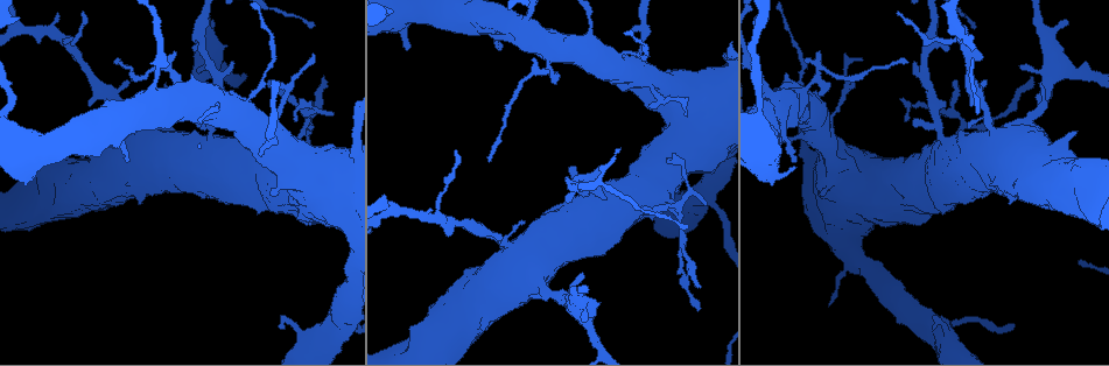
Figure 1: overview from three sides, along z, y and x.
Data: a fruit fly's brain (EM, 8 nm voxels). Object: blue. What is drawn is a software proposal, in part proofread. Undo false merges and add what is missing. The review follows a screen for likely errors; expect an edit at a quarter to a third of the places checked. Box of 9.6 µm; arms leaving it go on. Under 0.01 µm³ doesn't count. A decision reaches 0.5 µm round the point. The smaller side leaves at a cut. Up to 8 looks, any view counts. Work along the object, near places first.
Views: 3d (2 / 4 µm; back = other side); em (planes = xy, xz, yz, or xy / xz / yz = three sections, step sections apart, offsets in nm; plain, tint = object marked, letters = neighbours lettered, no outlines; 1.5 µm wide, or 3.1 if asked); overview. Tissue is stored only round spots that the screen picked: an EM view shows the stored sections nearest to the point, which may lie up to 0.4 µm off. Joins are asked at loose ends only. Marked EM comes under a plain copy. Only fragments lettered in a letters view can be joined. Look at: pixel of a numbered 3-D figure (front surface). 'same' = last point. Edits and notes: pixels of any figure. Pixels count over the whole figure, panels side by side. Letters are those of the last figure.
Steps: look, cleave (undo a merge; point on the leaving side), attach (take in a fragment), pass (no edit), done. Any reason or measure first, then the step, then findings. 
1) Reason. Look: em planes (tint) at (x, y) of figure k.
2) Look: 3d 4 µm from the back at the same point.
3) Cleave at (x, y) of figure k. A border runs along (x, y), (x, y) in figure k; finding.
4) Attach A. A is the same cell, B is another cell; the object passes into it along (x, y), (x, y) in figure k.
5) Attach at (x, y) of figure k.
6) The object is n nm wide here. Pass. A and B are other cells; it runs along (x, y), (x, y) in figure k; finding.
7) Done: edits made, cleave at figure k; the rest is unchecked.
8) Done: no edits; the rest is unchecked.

Look: em yz step 4 (letters) at (1020, 64) of figure 1.

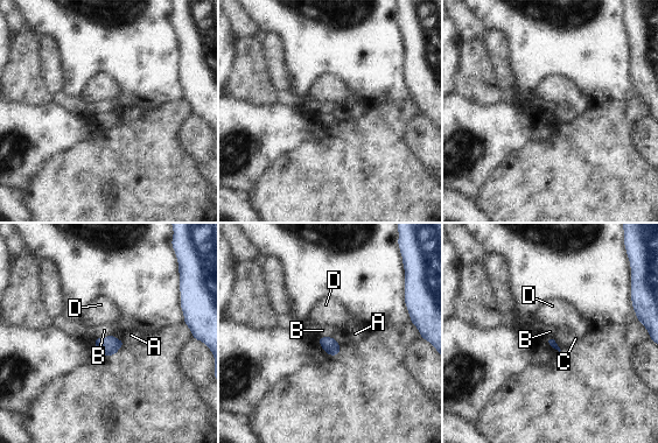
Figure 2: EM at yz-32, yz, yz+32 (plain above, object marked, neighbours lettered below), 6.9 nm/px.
Look: em planes (letters) at the same point.

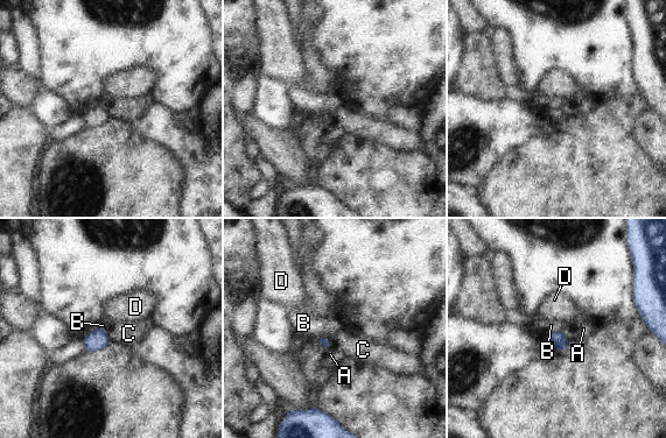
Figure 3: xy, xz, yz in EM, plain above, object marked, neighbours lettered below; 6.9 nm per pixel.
Pass. A, B, C and D are other cells; a border runs along (560, 331), (547, 333) in figure 3; none of them fits.

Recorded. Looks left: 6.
Abrupt turn. Look: em yz step 4 (letters) at (964, 124) of figure 1.

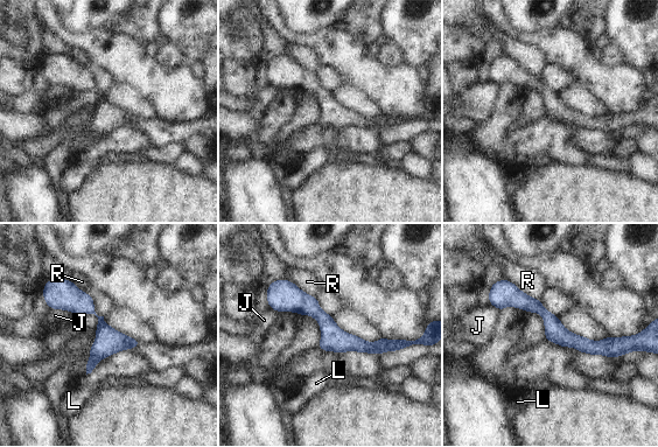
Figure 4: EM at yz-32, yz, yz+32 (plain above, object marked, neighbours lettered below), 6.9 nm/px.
The longest contact is with R, 300 nm. Pass. J, L and R are other cells; all the same neuron.

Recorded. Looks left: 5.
Stops while still wide. Look: 3d 4 µm from the back at (822, 195) of figure 1.

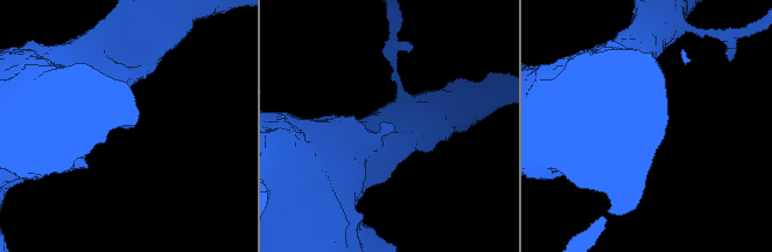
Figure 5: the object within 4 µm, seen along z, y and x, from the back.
Shape alone is not enough. Look: em planes (tint) at (394, 128) of figure 5.

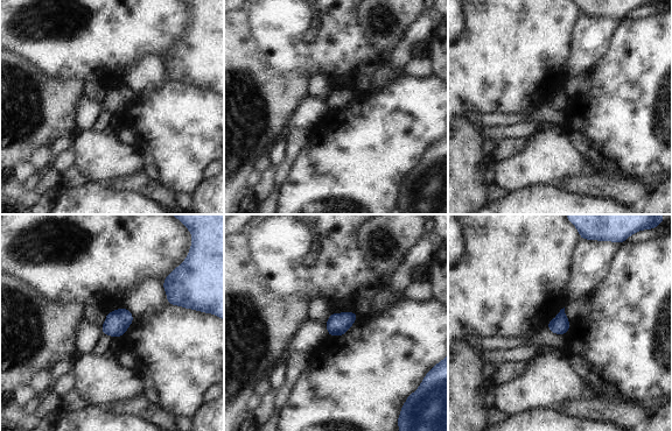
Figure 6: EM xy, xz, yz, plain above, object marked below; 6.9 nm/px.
Look: em planes (letters) at the same point.

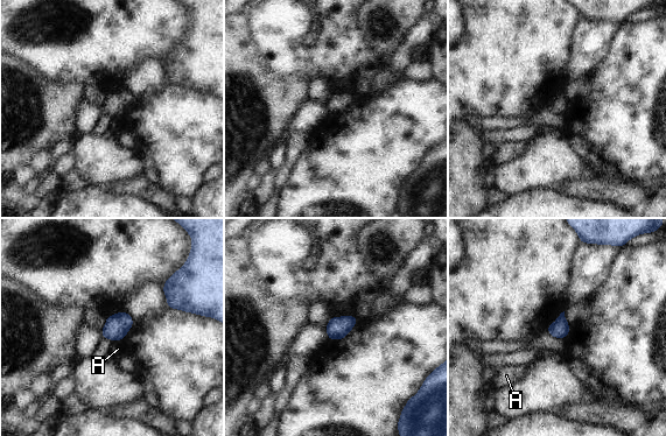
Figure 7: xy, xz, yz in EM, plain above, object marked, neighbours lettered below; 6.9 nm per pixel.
Pass. A is another cell; a border runs along (121, 339), (112, 342) in figure 7; no lettered fragment goes on from it.

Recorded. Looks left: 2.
Done: no edits; the rest is unchecked.

